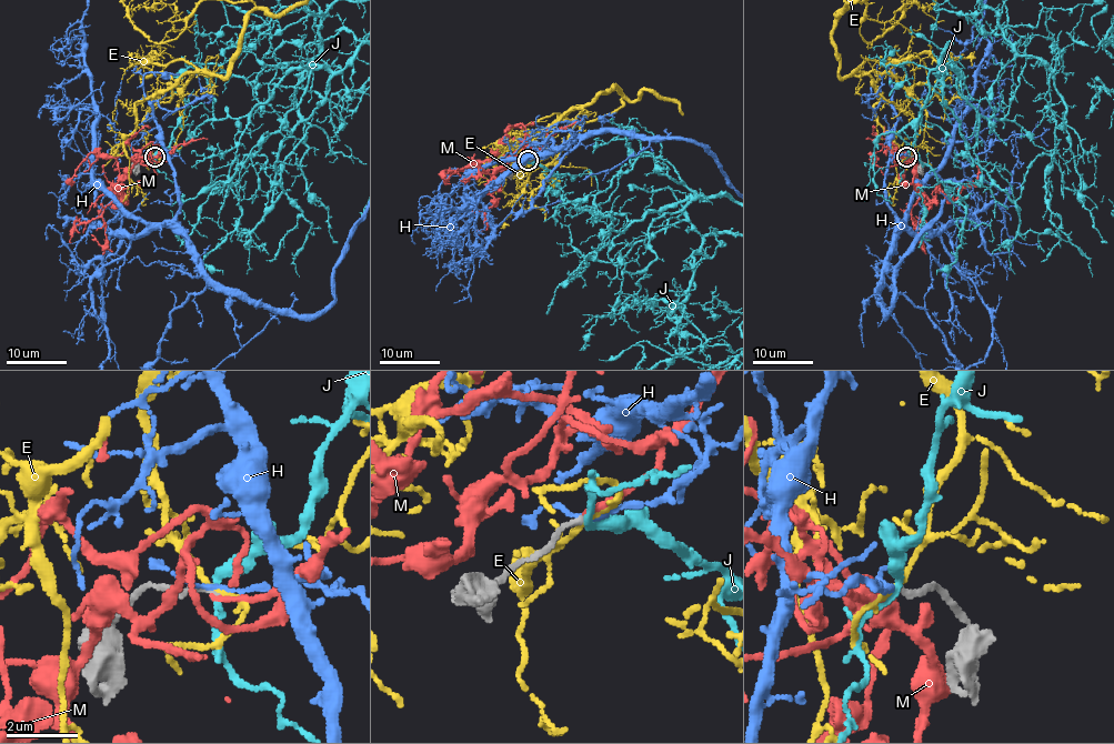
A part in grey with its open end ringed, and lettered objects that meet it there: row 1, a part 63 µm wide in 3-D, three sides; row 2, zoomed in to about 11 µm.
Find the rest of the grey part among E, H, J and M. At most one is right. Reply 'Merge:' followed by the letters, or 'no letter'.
Merge: M

